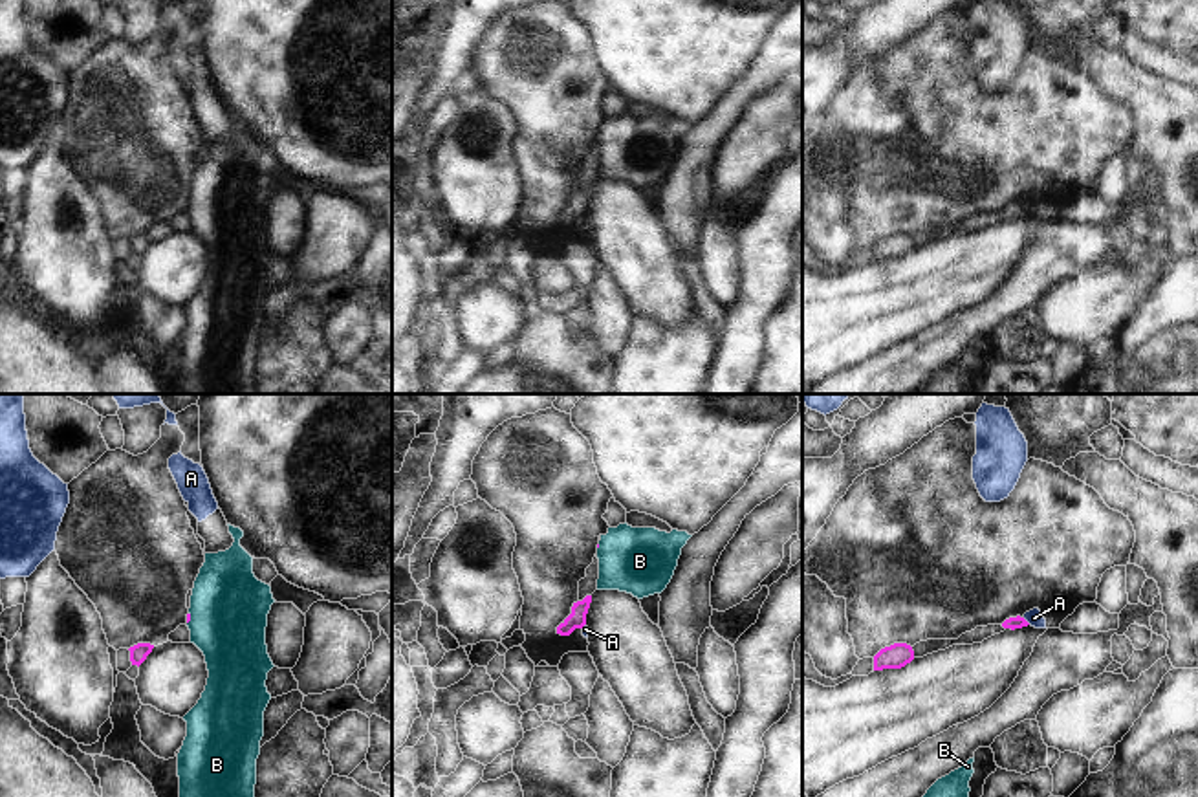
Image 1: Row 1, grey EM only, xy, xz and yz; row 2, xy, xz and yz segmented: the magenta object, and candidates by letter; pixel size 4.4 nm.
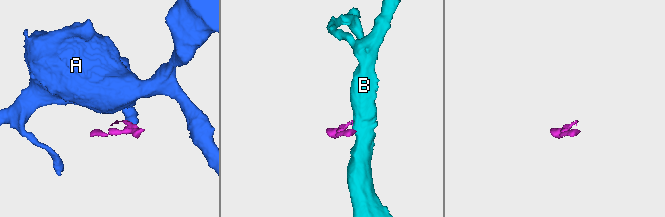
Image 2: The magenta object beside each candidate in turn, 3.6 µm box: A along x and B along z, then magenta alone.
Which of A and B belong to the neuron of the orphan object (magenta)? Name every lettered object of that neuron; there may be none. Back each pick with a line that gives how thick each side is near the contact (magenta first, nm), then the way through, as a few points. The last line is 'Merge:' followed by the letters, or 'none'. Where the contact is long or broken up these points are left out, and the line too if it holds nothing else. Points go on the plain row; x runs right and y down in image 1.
B: 20 nm thick on the magenta side, 340 nm on the other; runs through xy (187, 204), (189, 207), (218, 207), (229, 196)
Merge: B

